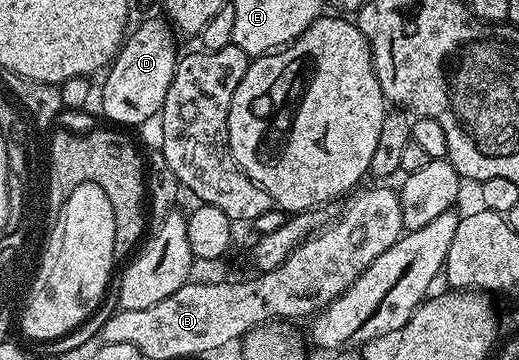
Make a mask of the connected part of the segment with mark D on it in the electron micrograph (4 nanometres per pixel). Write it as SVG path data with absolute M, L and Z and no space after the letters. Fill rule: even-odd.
M166 19L147 20L139 29L132 31L130 35L123 41L123 47L119 53L115 55L115 59L111 61L106 69L102 89L103 107L102 119L110 122L115 126L123 126L119 124L143 124L146 120L151 120L160 115L163 111L163 103L165 102L165 94L169 94L169 86L173 82L173 74L177 63L177 55L175 56L175 40L173 28Z

